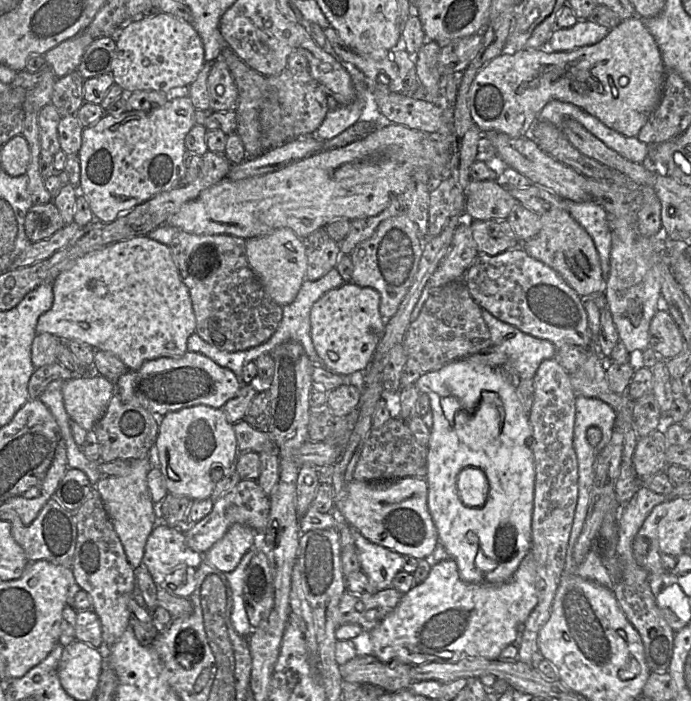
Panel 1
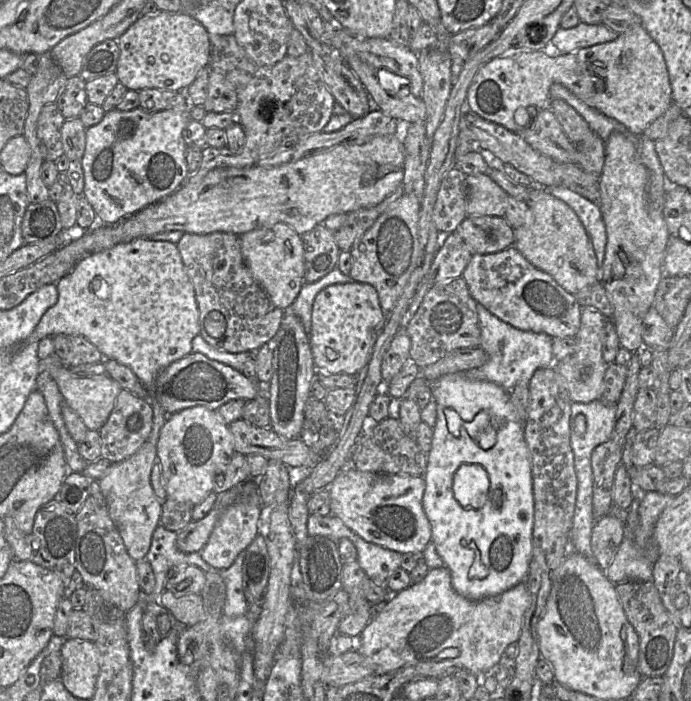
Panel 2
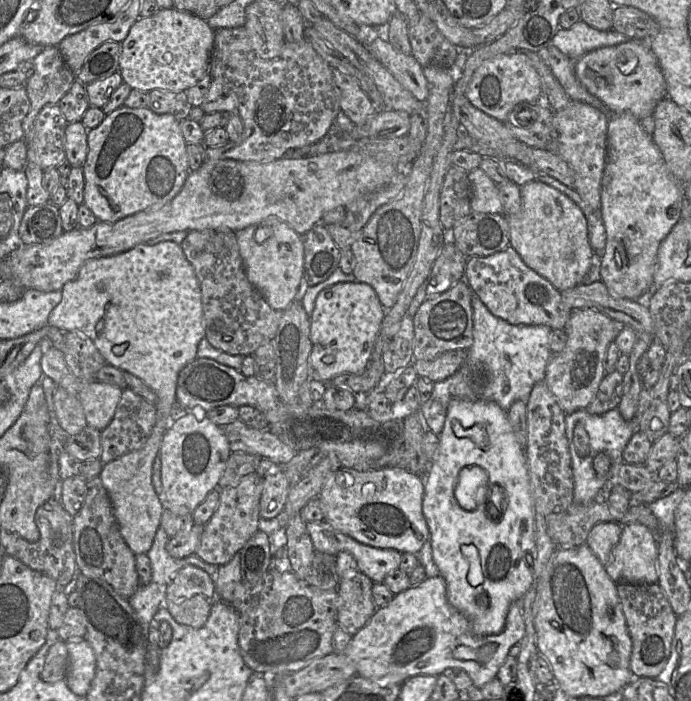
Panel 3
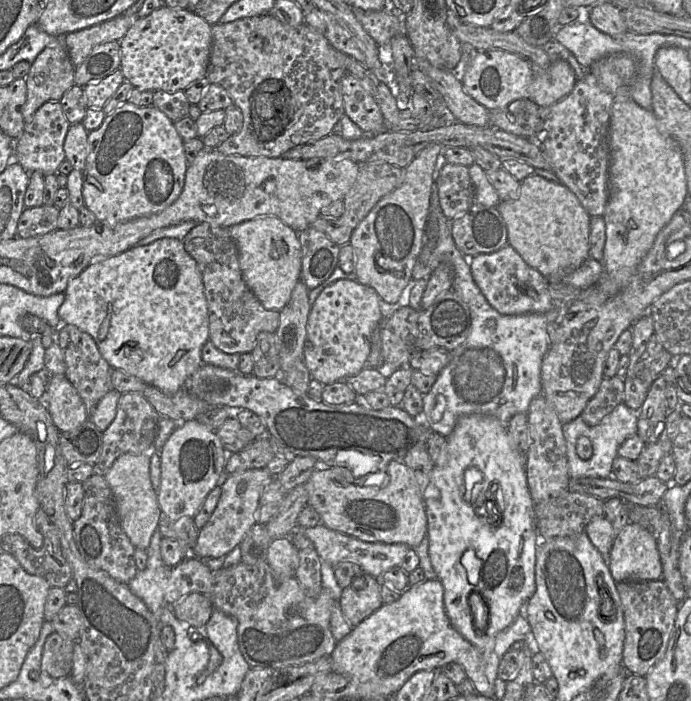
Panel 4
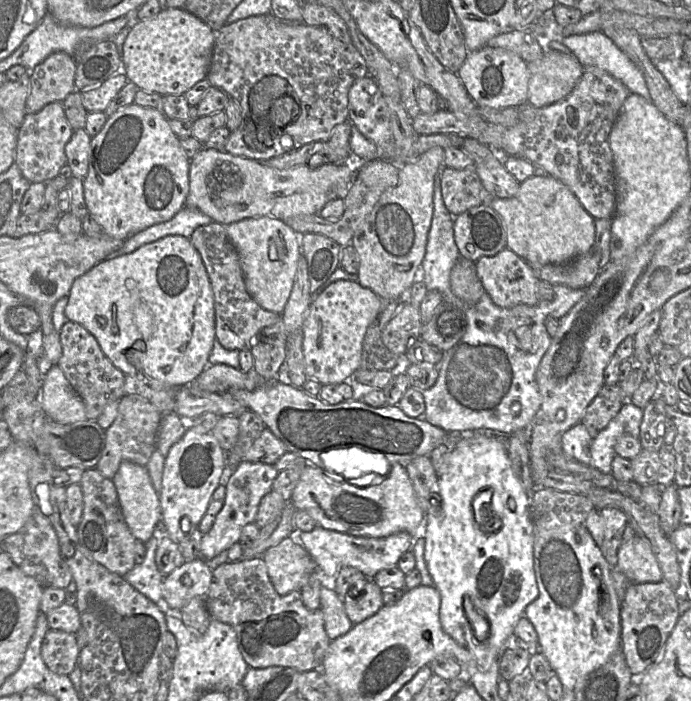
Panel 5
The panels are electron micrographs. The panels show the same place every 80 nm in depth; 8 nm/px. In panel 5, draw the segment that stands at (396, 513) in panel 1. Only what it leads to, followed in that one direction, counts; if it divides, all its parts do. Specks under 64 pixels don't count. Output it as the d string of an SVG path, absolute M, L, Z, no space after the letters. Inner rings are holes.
M395 463L386 476L374 475L373 484L361 486L364 476L347 481L341 475L329 477L325 470L310 464L303 469L290 501L296 510L306 511L318 526L328 530L375 538L405 531L414 539L424 538L426 516L418 503L406 467Z

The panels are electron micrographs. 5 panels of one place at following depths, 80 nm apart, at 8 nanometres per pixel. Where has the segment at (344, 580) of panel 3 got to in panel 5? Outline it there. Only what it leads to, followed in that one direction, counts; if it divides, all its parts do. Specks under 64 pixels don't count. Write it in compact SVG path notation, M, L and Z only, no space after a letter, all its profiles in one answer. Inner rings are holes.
M367 579L362 590L357 585L351 586L343 599L349 620L358 624L376 614L384 605L382 592L373 579Z

